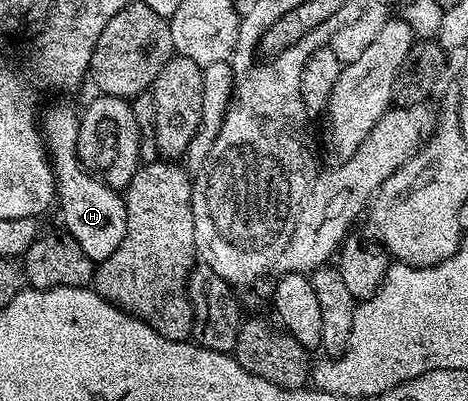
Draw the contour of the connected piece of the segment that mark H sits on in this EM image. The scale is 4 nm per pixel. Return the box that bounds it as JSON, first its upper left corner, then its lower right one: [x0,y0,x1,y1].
[42,104,126,262]

